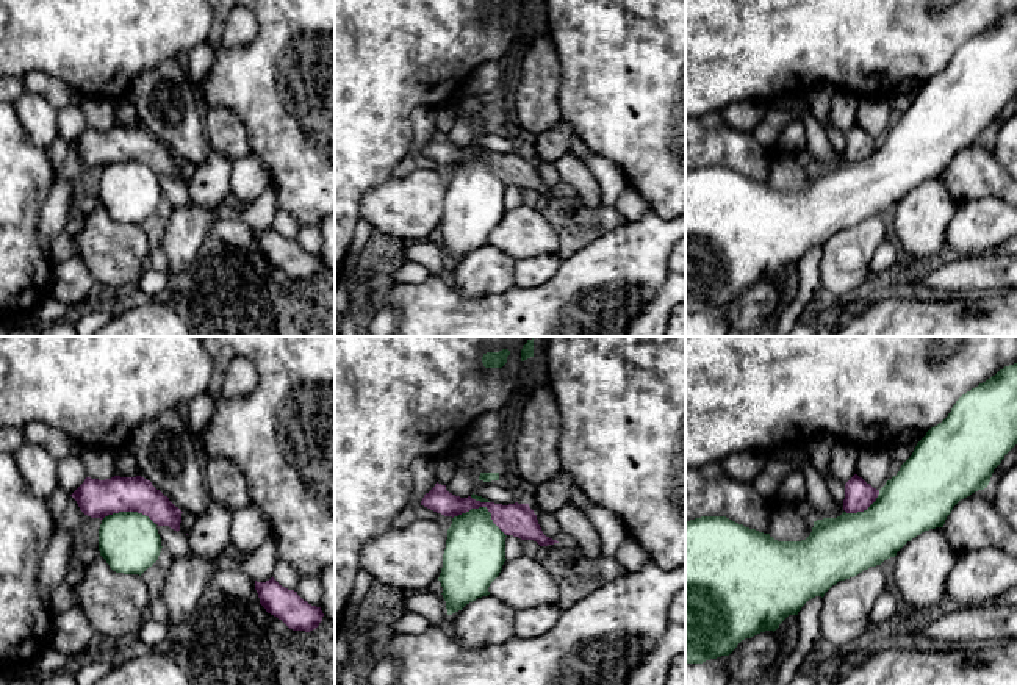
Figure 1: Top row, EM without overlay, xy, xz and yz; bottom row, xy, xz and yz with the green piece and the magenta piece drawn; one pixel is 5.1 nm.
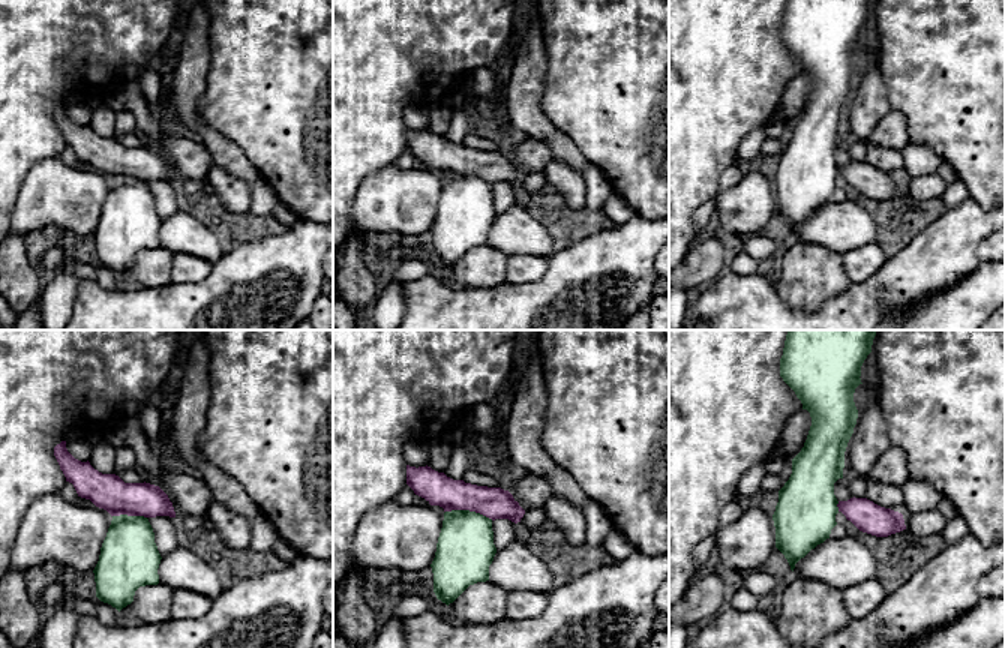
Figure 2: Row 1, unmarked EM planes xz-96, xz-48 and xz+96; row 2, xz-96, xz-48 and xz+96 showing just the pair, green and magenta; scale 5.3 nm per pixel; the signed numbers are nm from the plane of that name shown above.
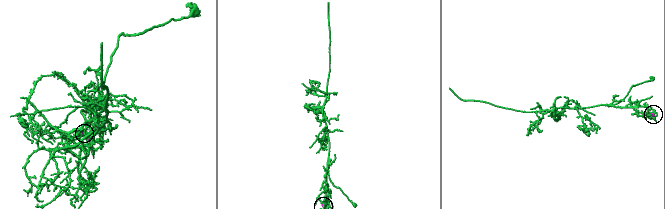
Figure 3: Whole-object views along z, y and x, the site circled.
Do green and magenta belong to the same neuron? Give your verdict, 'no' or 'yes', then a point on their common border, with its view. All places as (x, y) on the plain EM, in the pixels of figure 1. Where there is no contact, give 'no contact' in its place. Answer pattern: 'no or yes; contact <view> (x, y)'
no; contact xz (484, 157)

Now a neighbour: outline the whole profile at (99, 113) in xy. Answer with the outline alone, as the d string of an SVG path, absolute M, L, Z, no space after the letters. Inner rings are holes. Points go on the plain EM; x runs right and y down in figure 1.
M84 97L80 106L84 111L88 127L99 130L114 127L113 103L108 100Z

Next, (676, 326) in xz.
M679 304L671 310L665 336L685 336L685 304Z

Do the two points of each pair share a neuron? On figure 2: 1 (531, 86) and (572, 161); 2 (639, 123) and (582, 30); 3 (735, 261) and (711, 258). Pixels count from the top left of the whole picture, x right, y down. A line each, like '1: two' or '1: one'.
1: one
2: one
3: two

